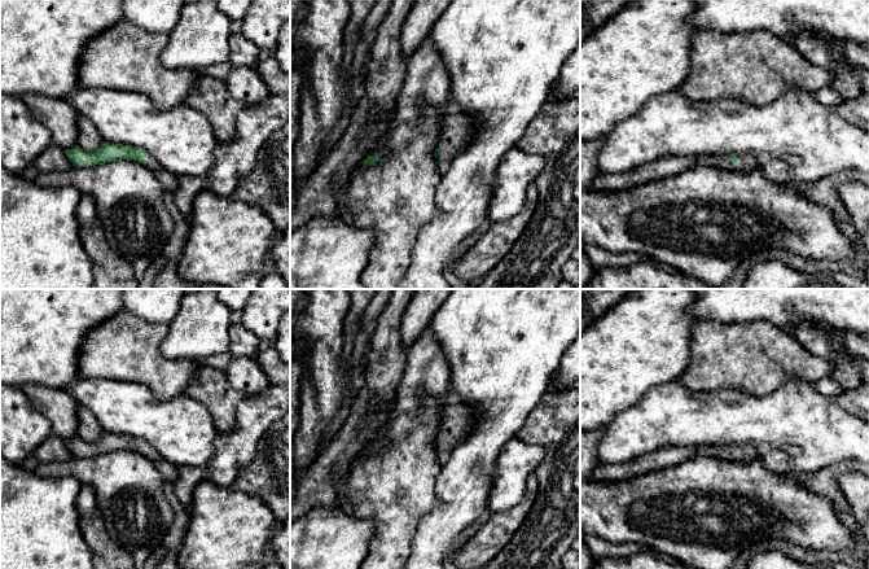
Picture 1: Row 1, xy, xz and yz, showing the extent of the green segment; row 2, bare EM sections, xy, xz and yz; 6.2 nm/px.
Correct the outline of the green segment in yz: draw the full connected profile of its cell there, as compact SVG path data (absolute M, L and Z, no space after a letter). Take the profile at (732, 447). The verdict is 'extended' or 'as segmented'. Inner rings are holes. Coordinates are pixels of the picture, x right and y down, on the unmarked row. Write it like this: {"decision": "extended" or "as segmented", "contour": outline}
{"decision": "extended", "contour": "M716 445L698 447L697 455L729 461L750 463L756 458L756 450L752 446Z"}

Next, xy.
{"decision": "extended", "contour": "M105 432L96 442L85 442L76 435L66 441L66 446L73 456L76 458L91 458L120 450L135 451L142 454L150 460L161 473L163 481L174 483L179 476L180 467L167 461L154 447L141 438Z"}

